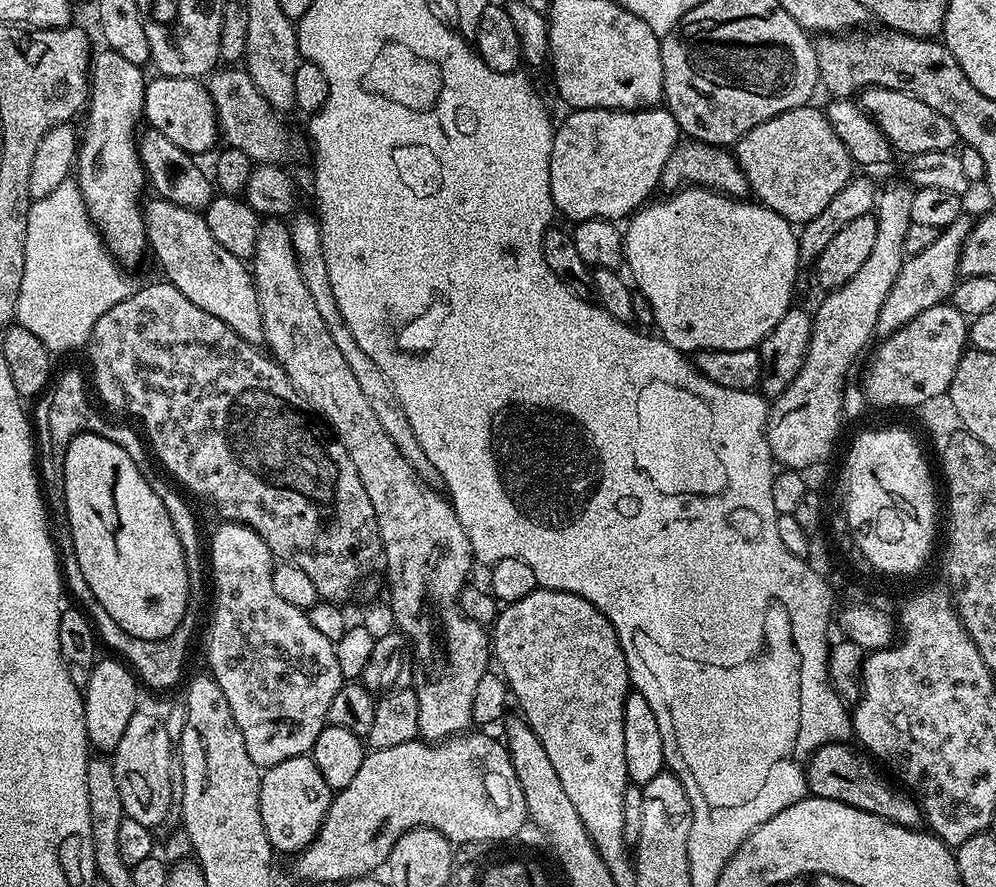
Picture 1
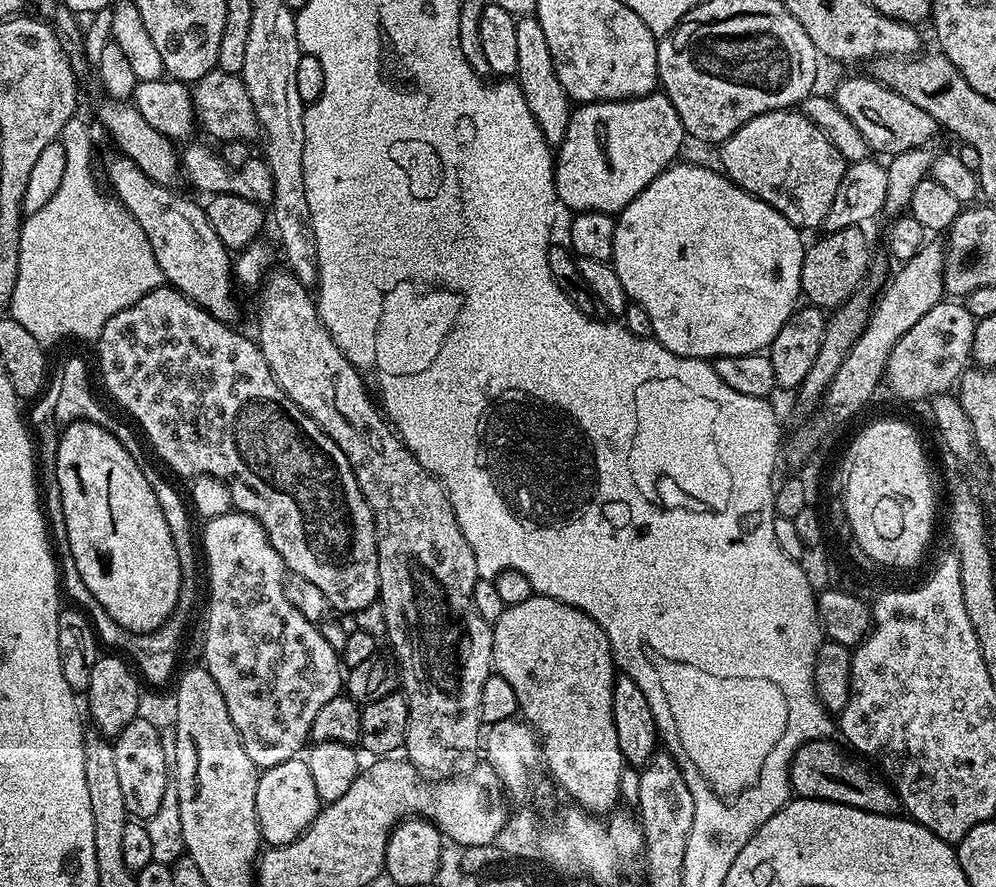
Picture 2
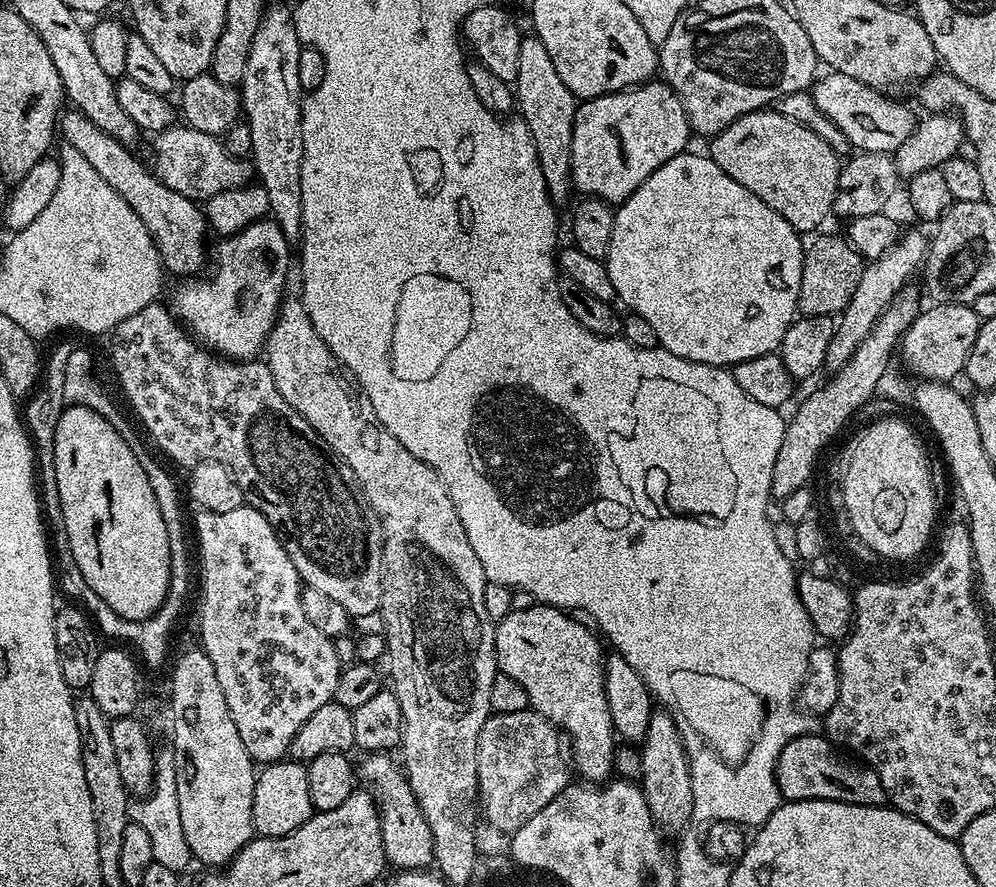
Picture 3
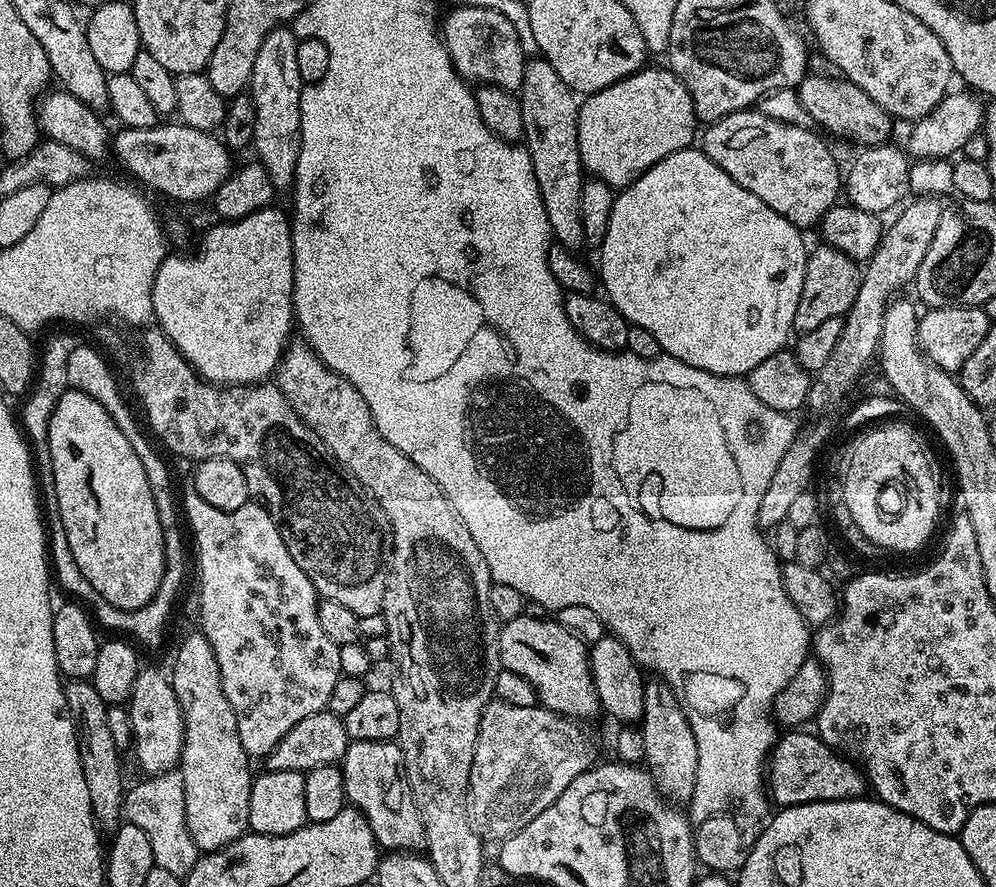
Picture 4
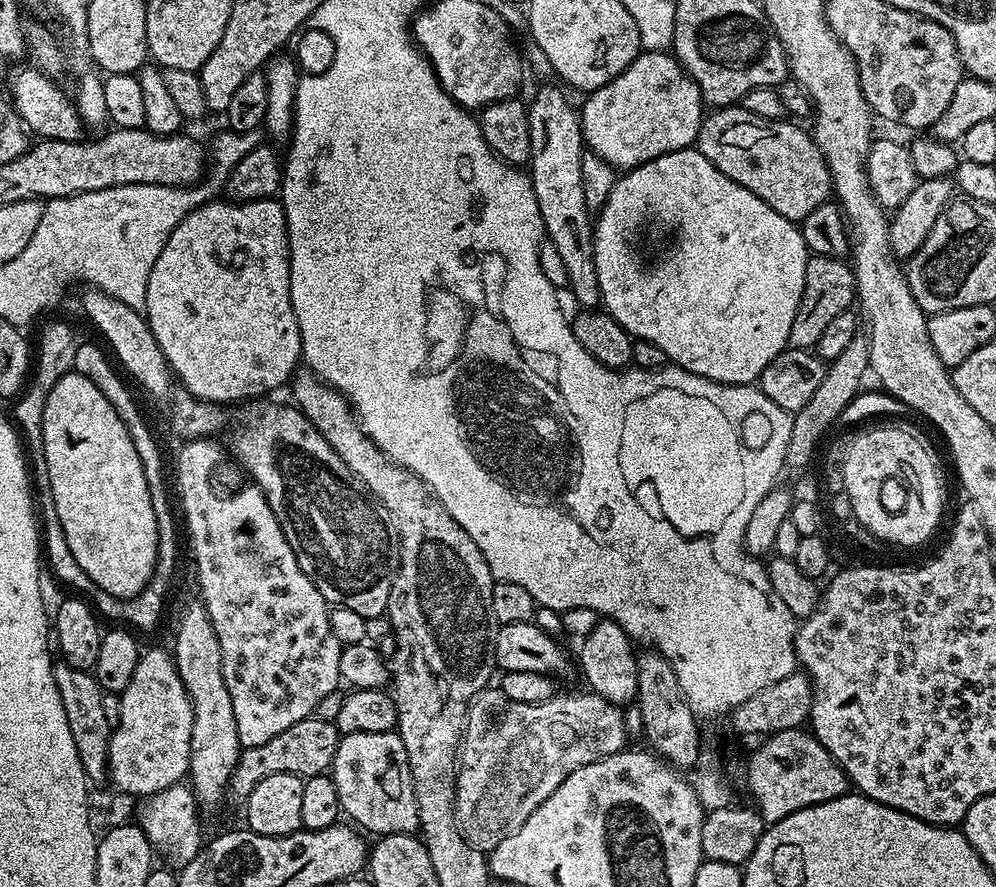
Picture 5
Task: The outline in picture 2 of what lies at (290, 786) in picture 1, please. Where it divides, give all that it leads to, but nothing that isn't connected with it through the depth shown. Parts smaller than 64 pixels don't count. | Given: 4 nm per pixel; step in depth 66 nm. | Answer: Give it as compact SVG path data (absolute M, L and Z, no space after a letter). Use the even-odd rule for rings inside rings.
M307 759L287 760L260 772L256 809L260 839L265 845L275 846L294 842L312 825L321 807L322 801L318 798L318 789L314 786Z

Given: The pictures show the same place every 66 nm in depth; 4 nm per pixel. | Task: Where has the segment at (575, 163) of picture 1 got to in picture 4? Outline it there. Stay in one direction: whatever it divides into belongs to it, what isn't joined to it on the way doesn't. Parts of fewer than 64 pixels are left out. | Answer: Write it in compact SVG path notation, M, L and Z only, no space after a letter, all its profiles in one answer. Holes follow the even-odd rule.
M645 66L634 74L630 74L618 82L614 82L609 88L603 88L602 90L583 97L582 103L580 104L580 113L578 114L578 150L580 151L580 161L584 164L585 173L587 173L589 177L606 182L614 190L626 188L629 184L634 183L650 166L662 162L662 158L666 158L675 152L681 152L682 149L689 147L689 145L695 141L692 140L695 136L697 139L698 128L696 132L696 127L698 127L698 121L696 111L694 110L694 102L690 98L690 90L686 90L686 86L682 86L682 82L673 74L671 68L667 66L661 66L661 68Z

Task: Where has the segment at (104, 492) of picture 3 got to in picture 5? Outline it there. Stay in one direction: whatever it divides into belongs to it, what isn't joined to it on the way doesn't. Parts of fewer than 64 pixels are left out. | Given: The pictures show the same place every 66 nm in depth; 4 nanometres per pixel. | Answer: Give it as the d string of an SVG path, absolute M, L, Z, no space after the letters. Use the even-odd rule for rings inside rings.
M80 372L66 373L50 390L49 398L46 400L45 409L42 412L42 430L38 441L45 447L42 464L50 472L50 490L54 494L54 510L58 510L58 522L62 522L62 534L66 534L66 546L70 546L70 554L74 554L74 562L78 562L78 566L82 566L82 570L86 570L86 578L90 578L90 582L94 582L94 586L106 590L106 594L114 594L119 600L129 600L130 597L136 596L148 585L156 569L158 522L154 518L154 502L146 484L146 475L142 470L142 459L138 458L138 452L134 450L134 442L131 441L122 418L110 404L110 399L102 394L102 390L90 378L84 377Z

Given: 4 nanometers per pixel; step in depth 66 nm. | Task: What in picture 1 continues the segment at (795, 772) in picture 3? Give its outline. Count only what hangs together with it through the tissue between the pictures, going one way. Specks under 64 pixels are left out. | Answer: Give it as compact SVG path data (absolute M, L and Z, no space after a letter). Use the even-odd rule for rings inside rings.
M844 742L827 744L809 756L806 765L809 793L834 802L843 802L863 812L872 812L878 818L903 828L916 828L921 823L922 813L915 799L899 787L891 788L883 776L885 773L876 772L877 765L863 751L855 752L848 746Z

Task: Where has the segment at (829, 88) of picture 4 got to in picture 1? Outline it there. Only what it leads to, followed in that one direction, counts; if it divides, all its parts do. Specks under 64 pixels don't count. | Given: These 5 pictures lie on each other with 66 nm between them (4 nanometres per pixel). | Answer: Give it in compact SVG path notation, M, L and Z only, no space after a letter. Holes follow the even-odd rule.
M865 88L859 93L858 103L860 109L880 127L882 134L886 134L893 149L897 153L904 152L905 157L926 154L930 150L950 152L957 147L958 137L950 118L942 118L938 110L910 94L902 94L902 90Z

